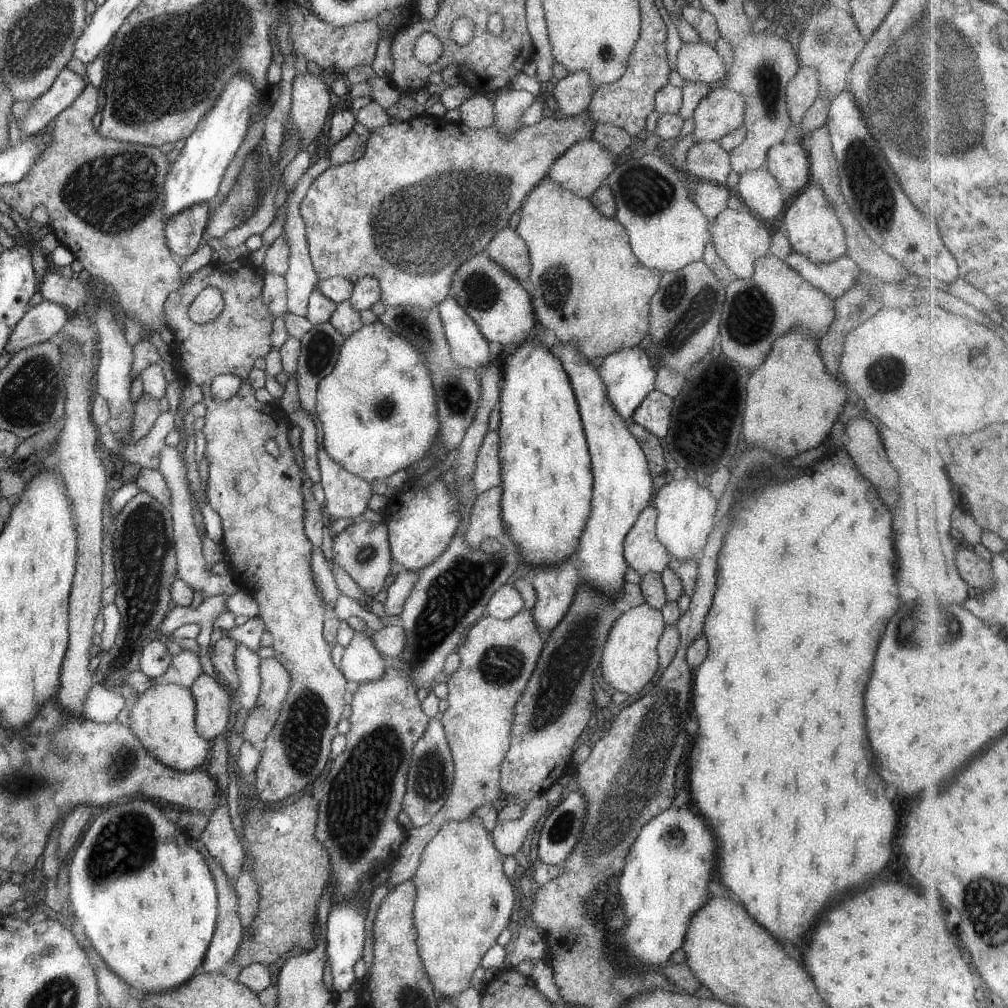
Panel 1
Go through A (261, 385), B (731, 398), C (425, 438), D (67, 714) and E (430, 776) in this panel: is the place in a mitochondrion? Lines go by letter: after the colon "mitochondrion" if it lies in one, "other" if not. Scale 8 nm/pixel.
A: other
B: other
C: other
D: other
E: mitochondrion

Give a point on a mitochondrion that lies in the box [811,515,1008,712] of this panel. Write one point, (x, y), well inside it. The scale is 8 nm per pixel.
(951, 629)

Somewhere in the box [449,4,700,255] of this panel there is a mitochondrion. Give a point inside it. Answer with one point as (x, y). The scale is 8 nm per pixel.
(646, 191)

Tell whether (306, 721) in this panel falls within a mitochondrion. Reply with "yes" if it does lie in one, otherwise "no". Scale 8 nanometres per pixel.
yes

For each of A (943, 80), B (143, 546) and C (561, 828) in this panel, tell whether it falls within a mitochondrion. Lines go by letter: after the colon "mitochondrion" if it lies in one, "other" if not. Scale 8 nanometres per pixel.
A: mitochondrion
B: mitochondrion
C: mitochondrion

